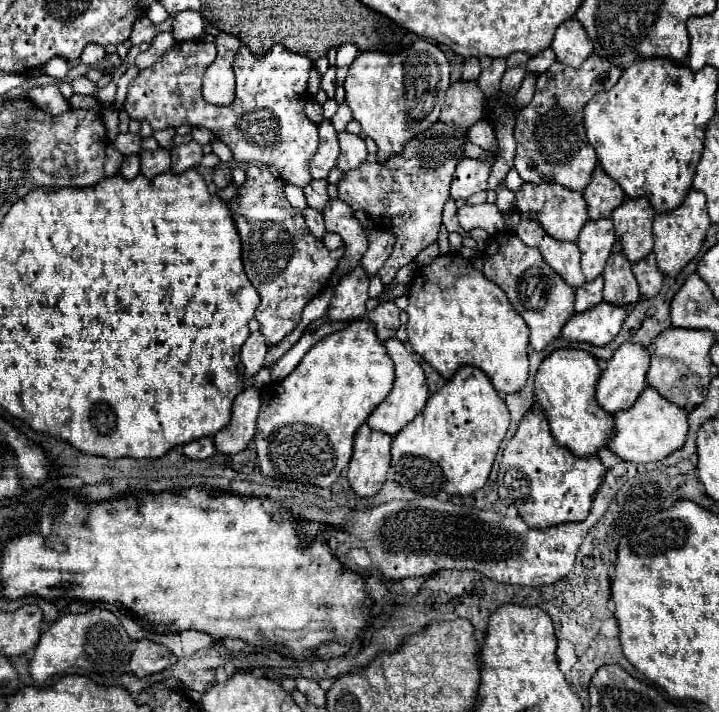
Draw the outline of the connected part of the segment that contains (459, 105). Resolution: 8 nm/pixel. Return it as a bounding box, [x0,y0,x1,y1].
[439,82,485,134]

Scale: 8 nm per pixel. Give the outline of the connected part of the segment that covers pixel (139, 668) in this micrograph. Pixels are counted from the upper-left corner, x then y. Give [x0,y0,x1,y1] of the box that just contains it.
[131,640,169,678]

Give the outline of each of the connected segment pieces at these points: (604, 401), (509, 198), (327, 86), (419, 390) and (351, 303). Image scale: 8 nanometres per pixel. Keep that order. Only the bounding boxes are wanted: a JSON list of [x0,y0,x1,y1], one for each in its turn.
[[597,342,651,414],[497,184,515,214],[321,68,335,98],[367,338,429,436],[327,266,369,322]]

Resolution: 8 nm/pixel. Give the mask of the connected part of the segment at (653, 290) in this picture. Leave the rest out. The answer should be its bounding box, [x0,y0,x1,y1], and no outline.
[633,252,663,298]

